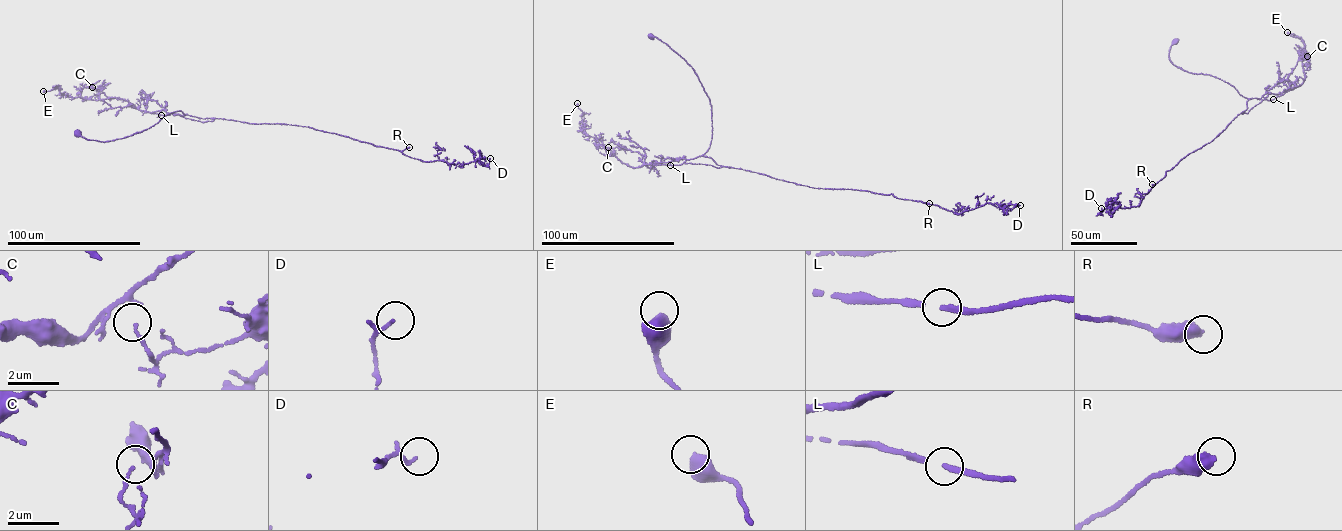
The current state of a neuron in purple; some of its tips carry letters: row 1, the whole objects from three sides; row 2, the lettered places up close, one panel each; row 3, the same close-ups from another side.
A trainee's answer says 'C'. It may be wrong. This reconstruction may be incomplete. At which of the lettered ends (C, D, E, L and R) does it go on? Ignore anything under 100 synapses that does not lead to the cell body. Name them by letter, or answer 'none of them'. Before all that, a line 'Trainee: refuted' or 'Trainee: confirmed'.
Trainee: refuted
none of them

